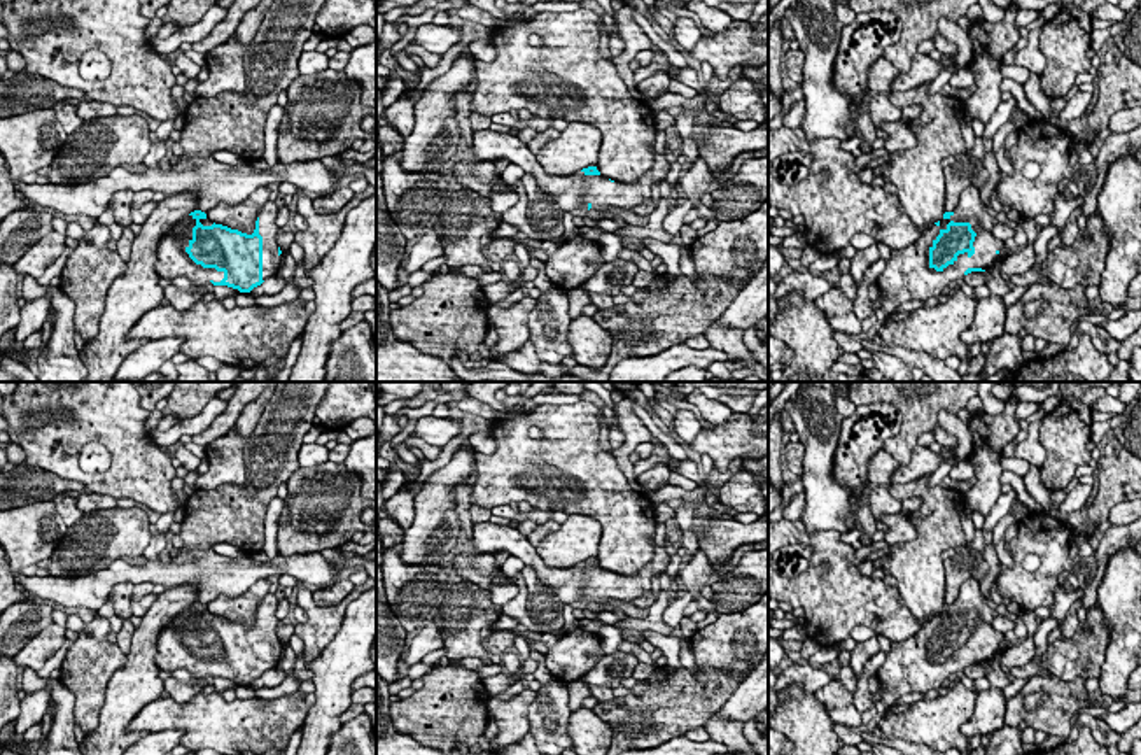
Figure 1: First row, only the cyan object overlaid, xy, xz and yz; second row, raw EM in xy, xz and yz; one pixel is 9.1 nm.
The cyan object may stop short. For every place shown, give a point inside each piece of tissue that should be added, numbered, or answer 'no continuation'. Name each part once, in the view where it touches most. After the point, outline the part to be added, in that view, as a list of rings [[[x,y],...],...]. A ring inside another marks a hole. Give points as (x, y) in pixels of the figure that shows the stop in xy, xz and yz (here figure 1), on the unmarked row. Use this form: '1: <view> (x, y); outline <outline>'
1: yz (907, 668); outline [[[968,578],[948,611],[940,611],[938,618],[933,617],[931,625],[924,625],[908,639],[891,643],[886,660],[877,671],[878,683],[884,688],[880,702],[889,708],[905,694],[926,694],[931,688],[940,688],[950,674],[961,674],[968,660],[987,664],[998,652],[996,645],[1004,638],[1004,634],[992,627],[996,615],[998,611],[982,601],[980,583],[975,578]],[[950,613],[971,617],[971,622],[976,625],[973,634],[975,646],[971,650],[968,645],[959,646],[952,657],[936,664],[929,659],[929,641],[933,636],[928,631],[936,632]]]

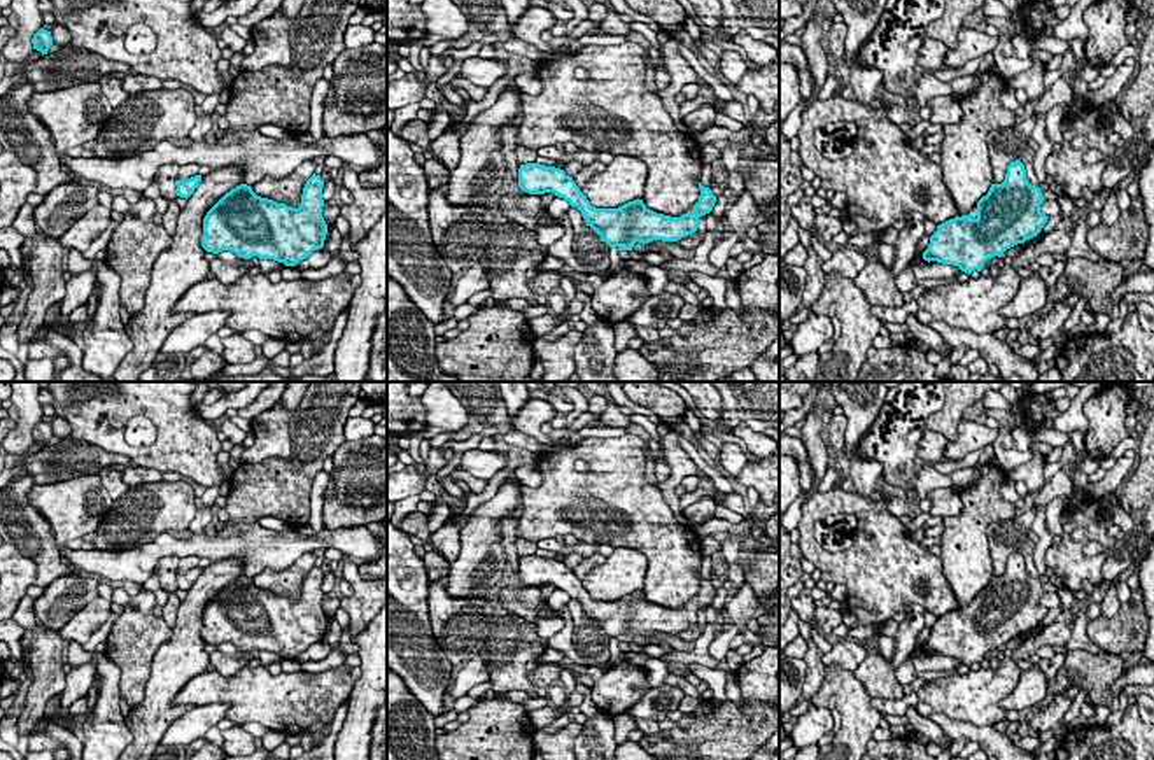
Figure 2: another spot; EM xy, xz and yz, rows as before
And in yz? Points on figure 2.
no continuation

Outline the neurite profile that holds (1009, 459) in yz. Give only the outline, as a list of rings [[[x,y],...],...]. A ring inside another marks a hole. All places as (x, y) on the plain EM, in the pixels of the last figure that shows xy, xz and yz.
[[[996,441],[993,443],[995,457],[1002,464],[1003,469],[1012,469],[1019,464],[1024,464],[1033,459],[1033,452],[1017,452],[1017,450],[1003,450]]]

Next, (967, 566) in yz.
[[[991,462],[975,464],[972,469],[974,480],[960,494],[963,511],[944,518],[939,545],[942,571],[958,601],[958,609],[968,608],[993,576],[988,525],[1016,517],[1016,506],[1000,494],[1007,480],[1003,469]]]

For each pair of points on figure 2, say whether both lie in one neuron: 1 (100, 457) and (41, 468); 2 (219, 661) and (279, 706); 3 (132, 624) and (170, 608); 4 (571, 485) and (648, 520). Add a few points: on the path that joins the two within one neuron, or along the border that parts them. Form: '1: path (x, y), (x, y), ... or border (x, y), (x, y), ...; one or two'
1: path (86, 457), (70, 457), (55, 466); one
2: border (246, 664), (228, 676), (221, 676), (214, 669); two
3: border (161, 615), (170, 629); two
4: path (591, 505), (617, 506), (629, 513); one

